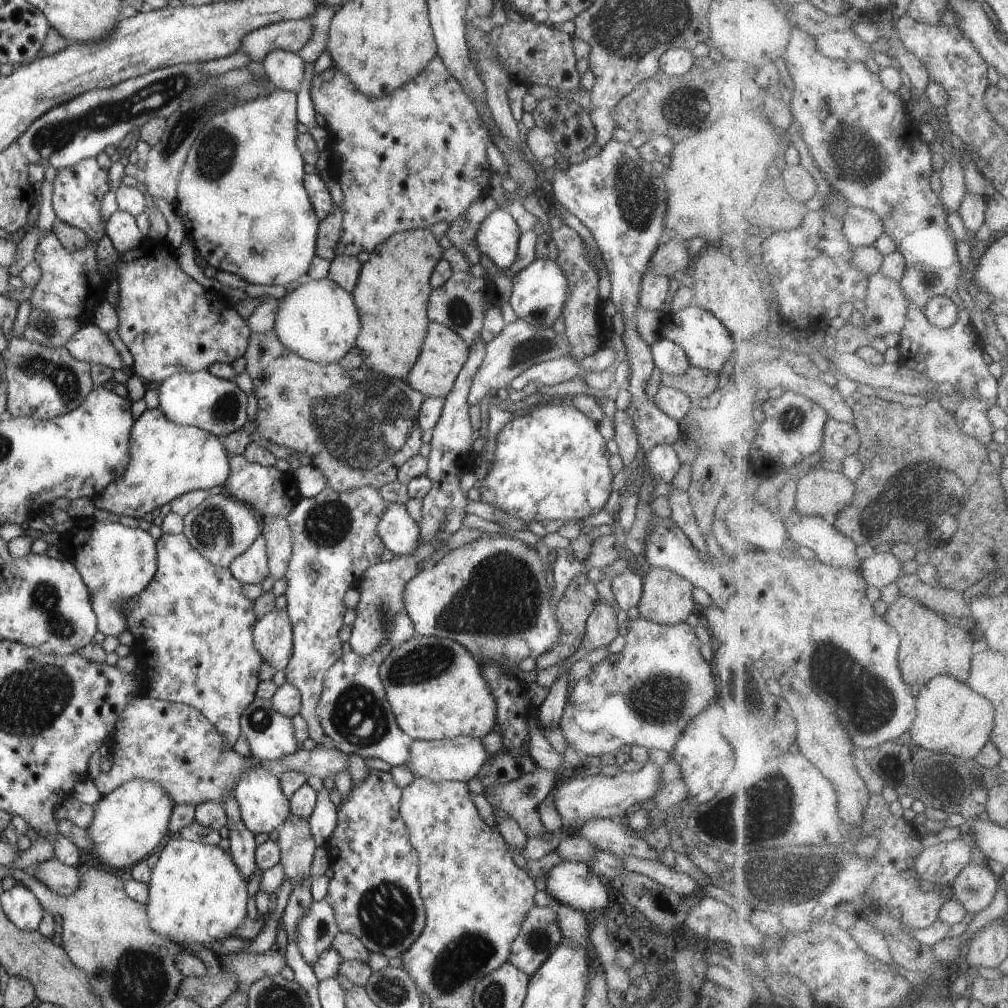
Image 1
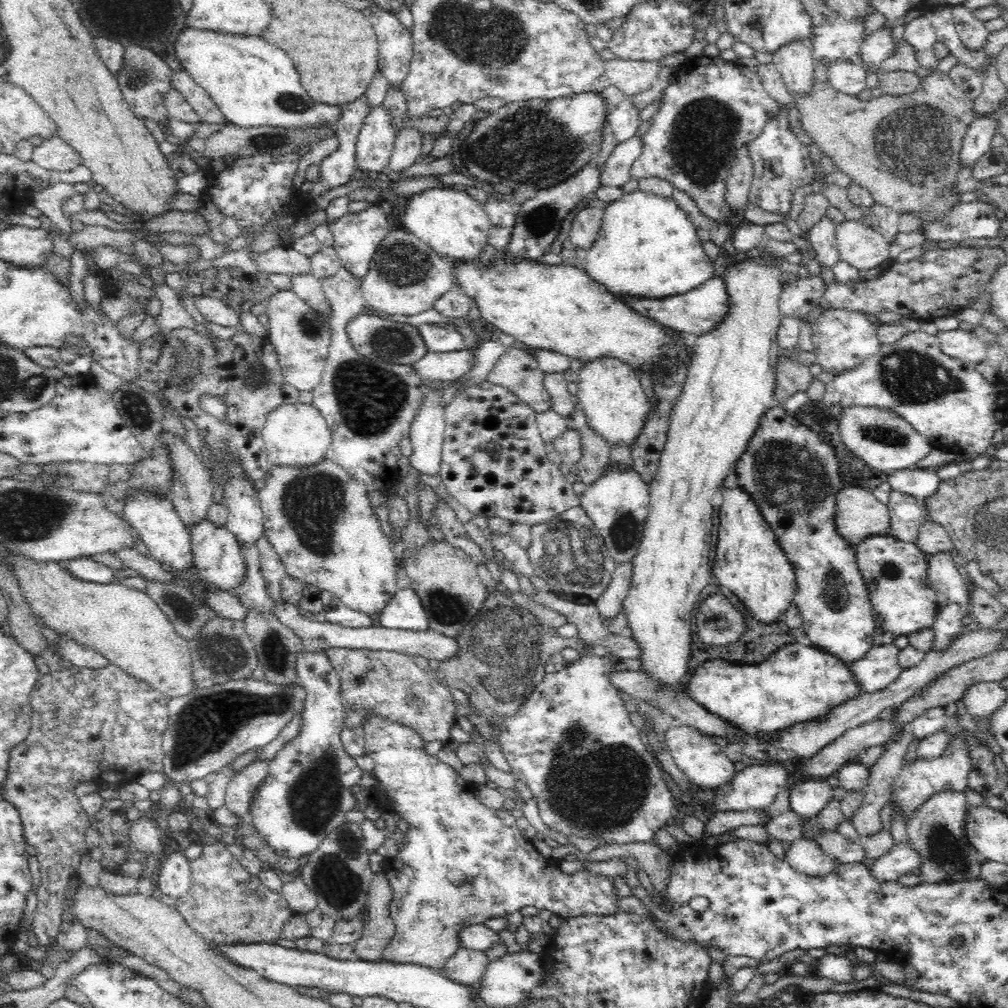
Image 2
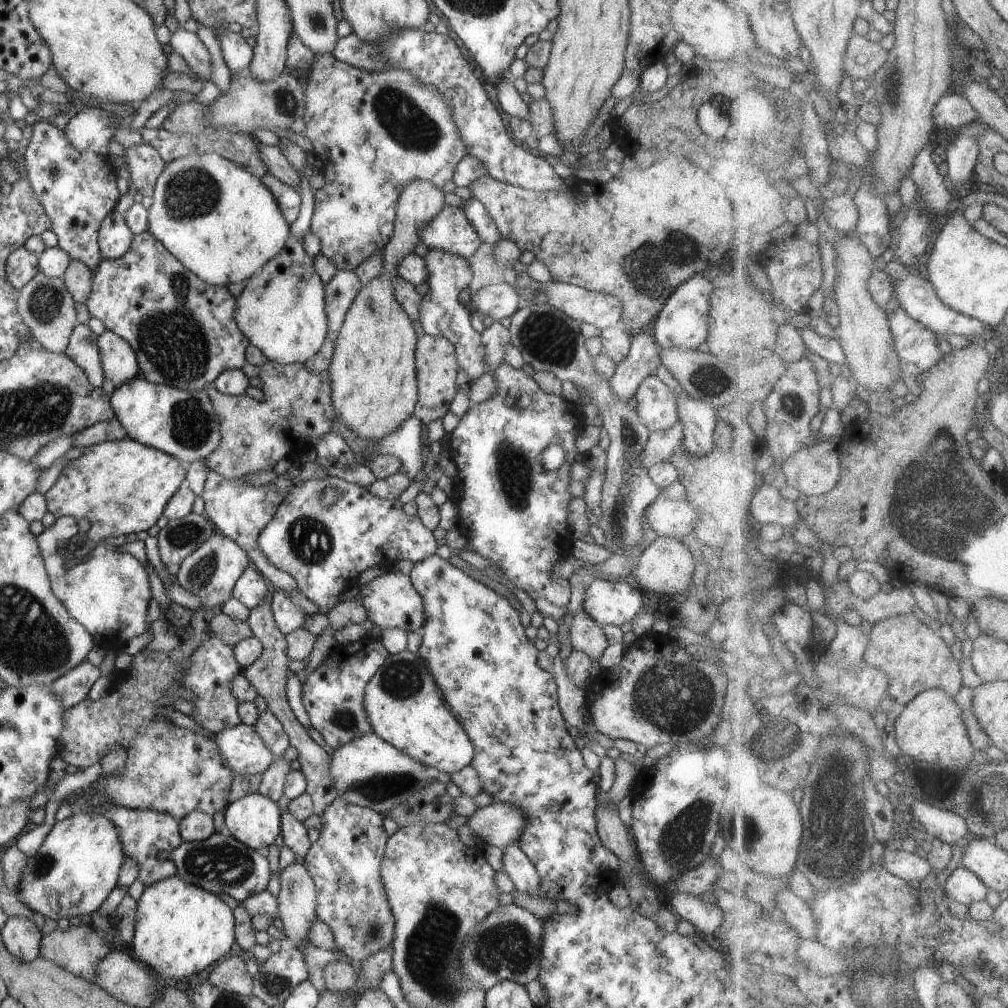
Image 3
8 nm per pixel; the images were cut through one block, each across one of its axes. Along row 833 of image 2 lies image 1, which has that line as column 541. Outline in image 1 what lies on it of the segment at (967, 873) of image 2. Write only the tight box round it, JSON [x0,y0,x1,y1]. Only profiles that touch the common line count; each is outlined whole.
[508,906,562,974]

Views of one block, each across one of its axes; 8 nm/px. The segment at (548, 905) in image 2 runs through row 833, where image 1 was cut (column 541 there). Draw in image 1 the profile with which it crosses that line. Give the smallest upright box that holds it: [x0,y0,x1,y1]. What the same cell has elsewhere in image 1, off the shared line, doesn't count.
[477,403,614,523]

